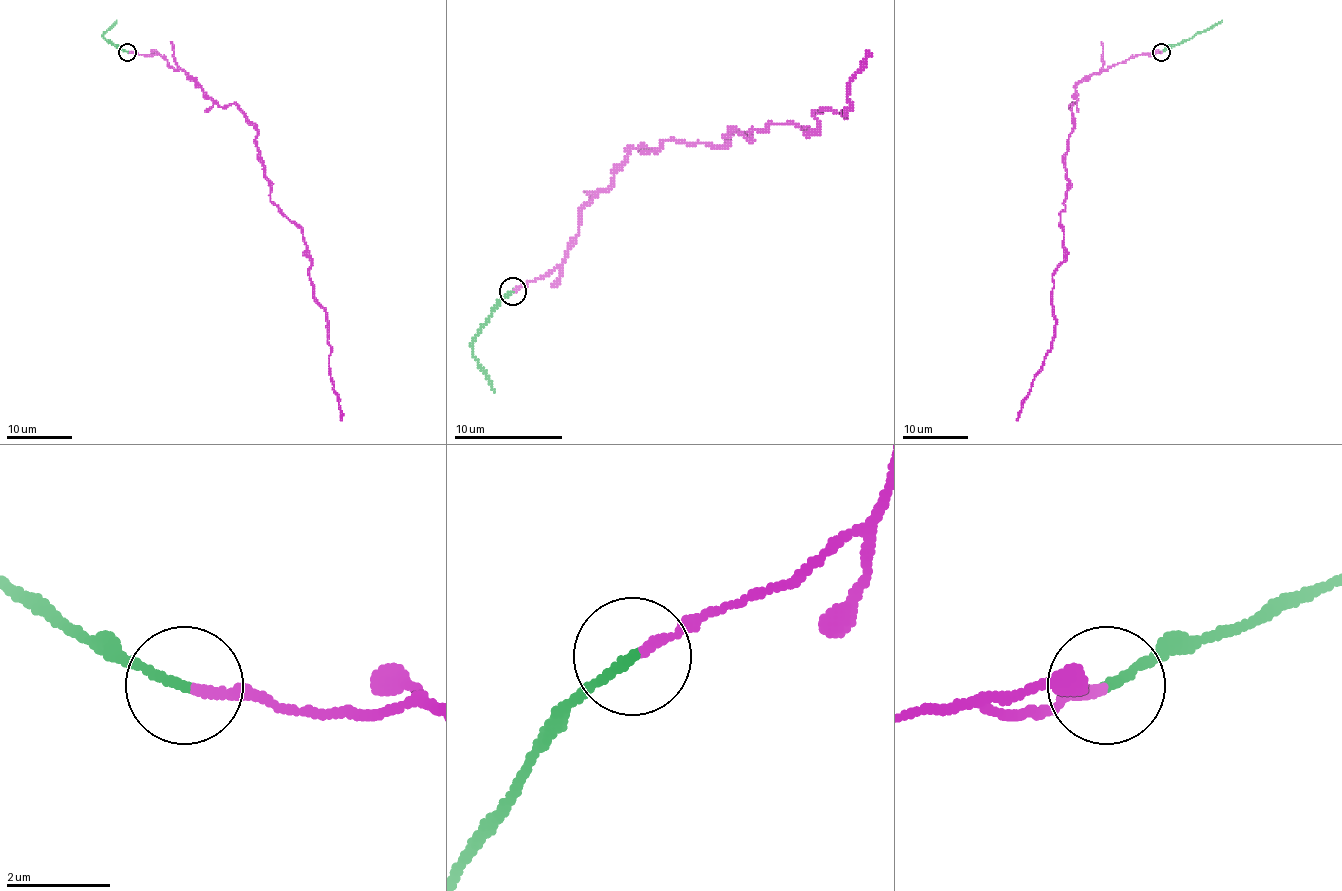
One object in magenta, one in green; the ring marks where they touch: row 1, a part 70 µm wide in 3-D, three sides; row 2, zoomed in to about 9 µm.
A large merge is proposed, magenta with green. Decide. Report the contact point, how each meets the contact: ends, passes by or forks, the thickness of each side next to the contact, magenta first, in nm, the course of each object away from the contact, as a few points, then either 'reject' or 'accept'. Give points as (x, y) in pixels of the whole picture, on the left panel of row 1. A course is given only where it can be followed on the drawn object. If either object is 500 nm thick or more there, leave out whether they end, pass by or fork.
at (127, 52); magenta ends there; green ends there; 180 nm thick on the magenta side, 170 nm on the other; magenta runs (128, 51), (162, 56), (257, 131), (270, 200), (301, 229), (342, 420); green runs (128, 51), (103, 36), (116, 20); reject

